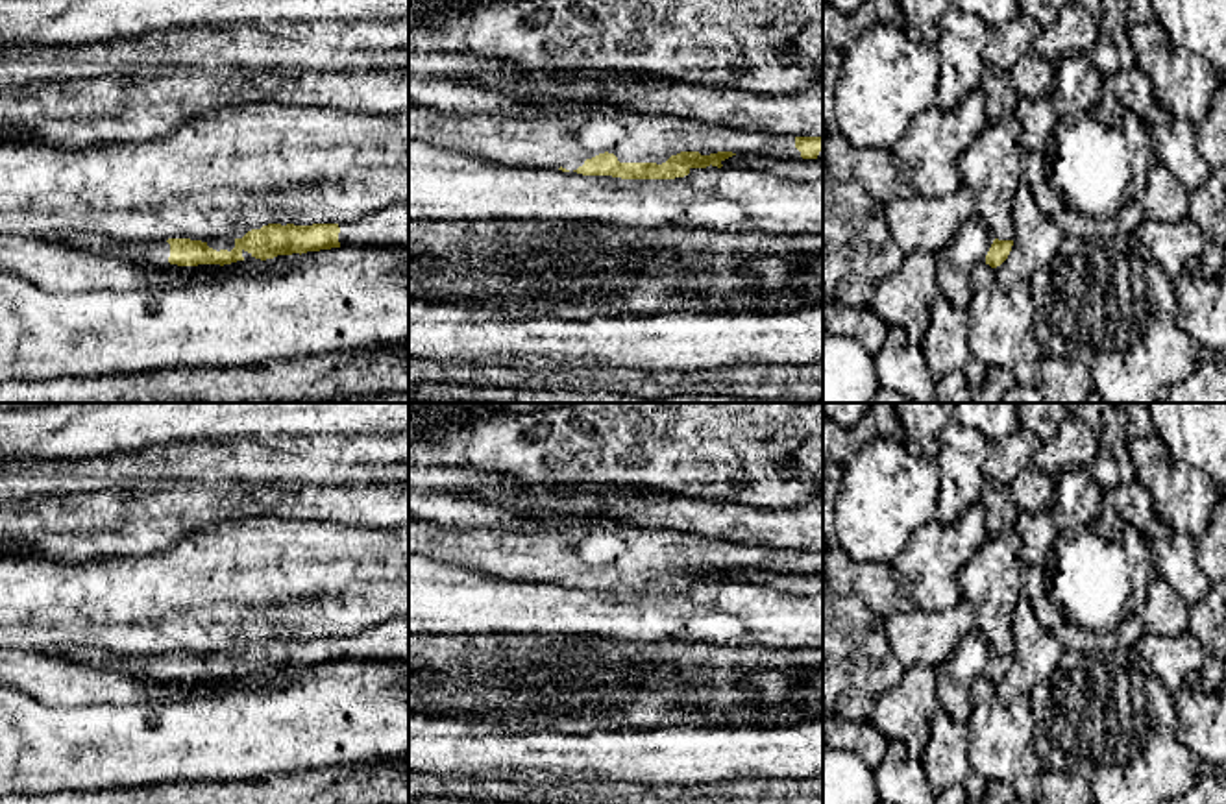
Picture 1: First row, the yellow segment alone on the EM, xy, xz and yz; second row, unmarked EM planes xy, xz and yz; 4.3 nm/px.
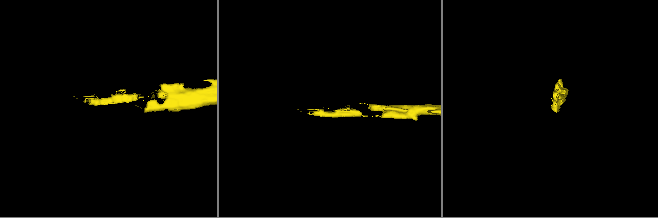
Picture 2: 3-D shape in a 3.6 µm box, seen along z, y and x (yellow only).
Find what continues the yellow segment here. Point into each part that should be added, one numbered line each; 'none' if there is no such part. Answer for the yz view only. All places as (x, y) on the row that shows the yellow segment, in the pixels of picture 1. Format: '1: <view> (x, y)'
1: yz (969, 246)

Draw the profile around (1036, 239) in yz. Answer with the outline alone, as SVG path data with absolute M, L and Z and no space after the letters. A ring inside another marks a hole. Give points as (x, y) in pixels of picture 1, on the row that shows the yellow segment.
M1023 177L1011 201L1013 246L1008 259L995 268L997 283L1010 290L1019 283L1028 283L1058 253L1065 235L1045 214Z

